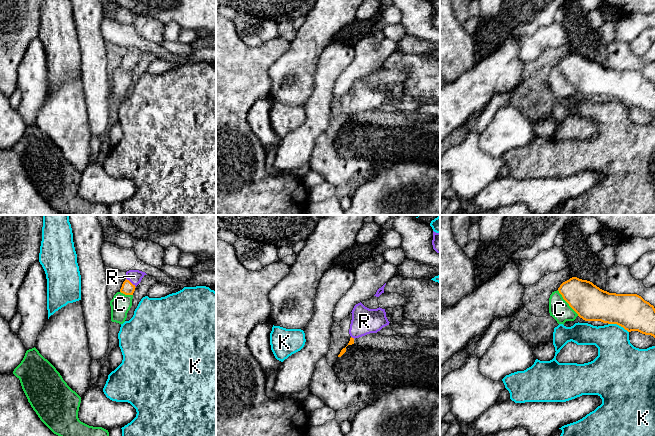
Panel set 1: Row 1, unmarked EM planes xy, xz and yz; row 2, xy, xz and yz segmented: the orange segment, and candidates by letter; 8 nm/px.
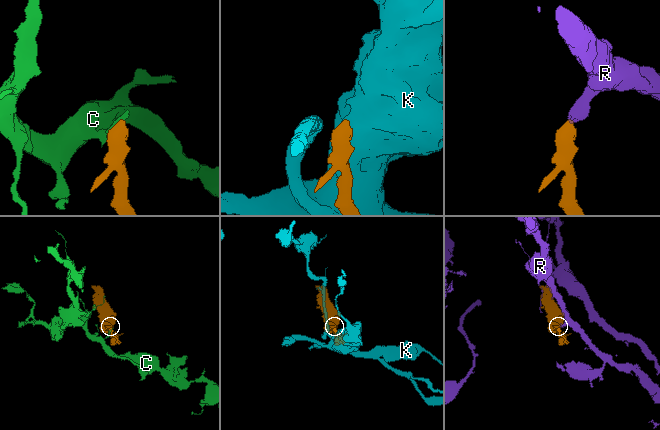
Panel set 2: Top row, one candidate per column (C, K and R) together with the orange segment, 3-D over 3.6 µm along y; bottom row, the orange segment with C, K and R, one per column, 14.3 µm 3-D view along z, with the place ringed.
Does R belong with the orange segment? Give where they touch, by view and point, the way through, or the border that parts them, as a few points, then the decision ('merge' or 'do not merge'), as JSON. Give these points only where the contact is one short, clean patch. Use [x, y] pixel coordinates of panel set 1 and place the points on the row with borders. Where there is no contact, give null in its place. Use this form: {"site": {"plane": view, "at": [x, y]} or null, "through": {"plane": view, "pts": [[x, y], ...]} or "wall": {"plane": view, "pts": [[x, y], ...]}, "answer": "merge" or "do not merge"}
{"site": {"plane": "xy", "at": [131, 283]}, "through": {"plane": "xy", "pts": [[128, 288], [131, 283], [134, 276]]}, "answer": "merge"}

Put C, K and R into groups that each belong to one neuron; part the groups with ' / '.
C / K / R

